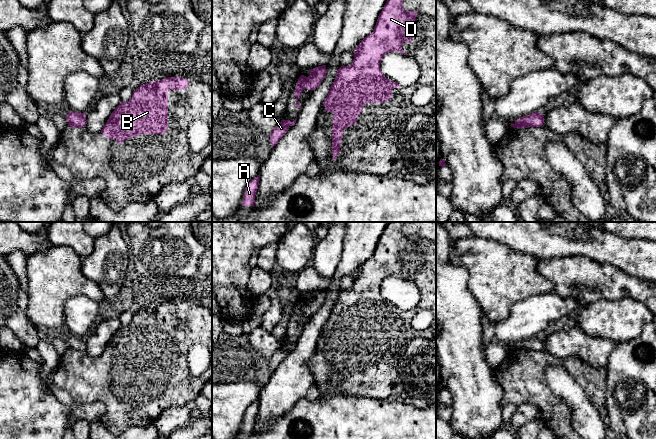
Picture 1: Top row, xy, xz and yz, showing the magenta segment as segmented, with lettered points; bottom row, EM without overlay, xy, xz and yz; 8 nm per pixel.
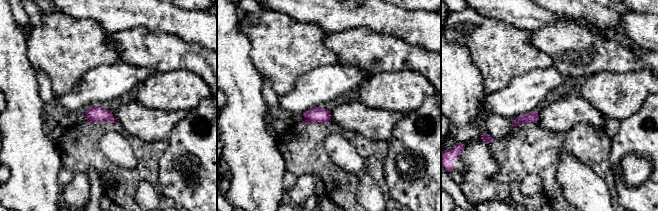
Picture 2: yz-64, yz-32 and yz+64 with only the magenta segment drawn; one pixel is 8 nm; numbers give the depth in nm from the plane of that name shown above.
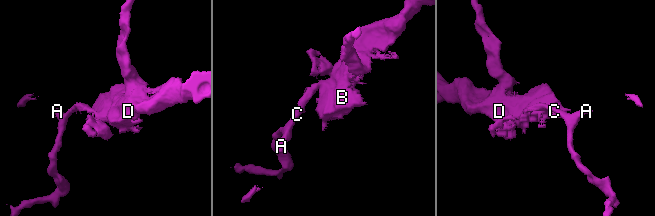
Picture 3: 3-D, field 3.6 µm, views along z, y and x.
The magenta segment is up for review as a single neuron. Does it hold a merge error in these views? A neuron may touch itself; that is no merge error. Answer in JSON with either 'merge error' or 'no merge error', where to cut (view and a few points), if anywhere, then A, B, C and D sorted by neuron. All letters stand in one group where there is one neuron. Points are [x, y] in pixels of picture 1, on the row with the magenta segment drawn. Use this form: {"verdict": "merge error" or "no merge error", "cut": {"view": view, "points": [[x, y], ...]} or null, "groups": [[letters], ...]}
{"verdict": "merge error", "cut": {"view": "yz", "points": [[515, 123], [529, 126]]}, "groups": [["A", "C"], ["B", "D"]]}

